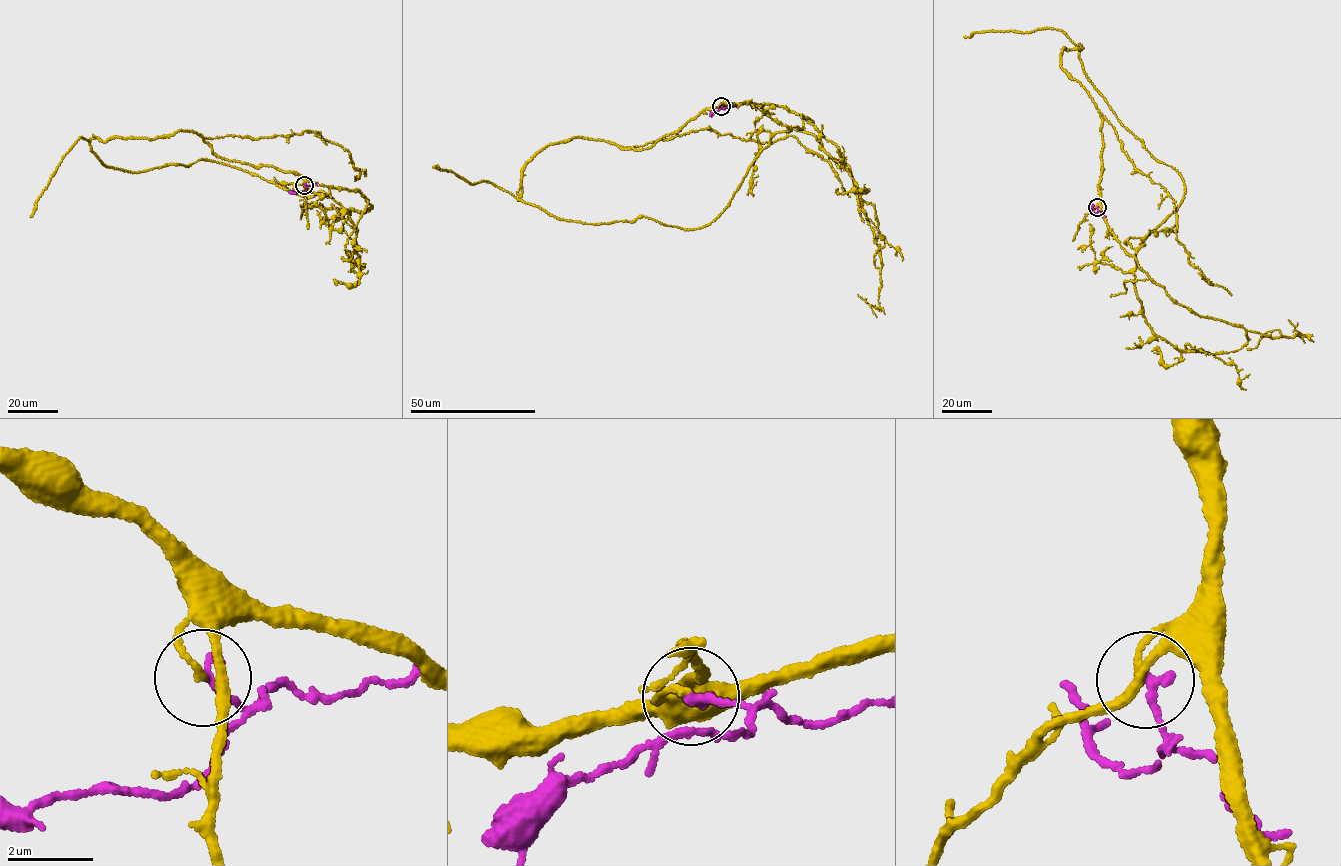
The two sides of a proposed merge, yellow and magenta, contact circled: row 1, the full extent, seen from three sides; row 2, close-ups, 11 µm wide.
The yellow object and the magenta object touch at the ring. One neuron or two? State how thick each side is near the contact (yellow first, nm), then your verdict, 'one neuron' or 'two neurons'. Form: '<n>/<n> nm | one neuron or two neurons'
120/240 nm | two neurons

